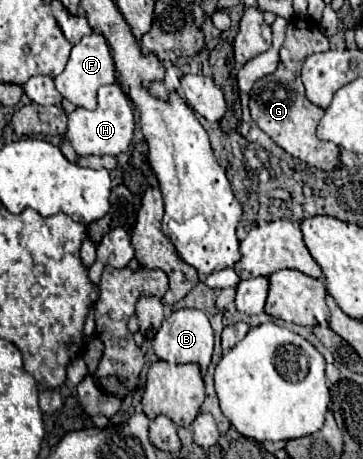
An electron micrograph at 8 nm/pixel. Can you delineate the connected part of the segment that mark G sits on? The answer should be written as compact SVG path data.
M296 18L288 22L286 28L286 38L284 44L280 48L280 64L278 68L260 78L258 82L254 82L252 90L250 90L250 114L252 120L280 146L284 148L288 154L292 154L294 158L300 158L302 162L306 162L312 168L318 170L336 170L340 168L340 148L332 142L324 142L316 136L316 126L324 114L322 108L318 108L316 104L312 104L306 94L304 94L304 86L300 80L300 68L304 64L304 60L314 54L314 52L324 52L328 50L328 38L322 34L320 24L310 18Z

